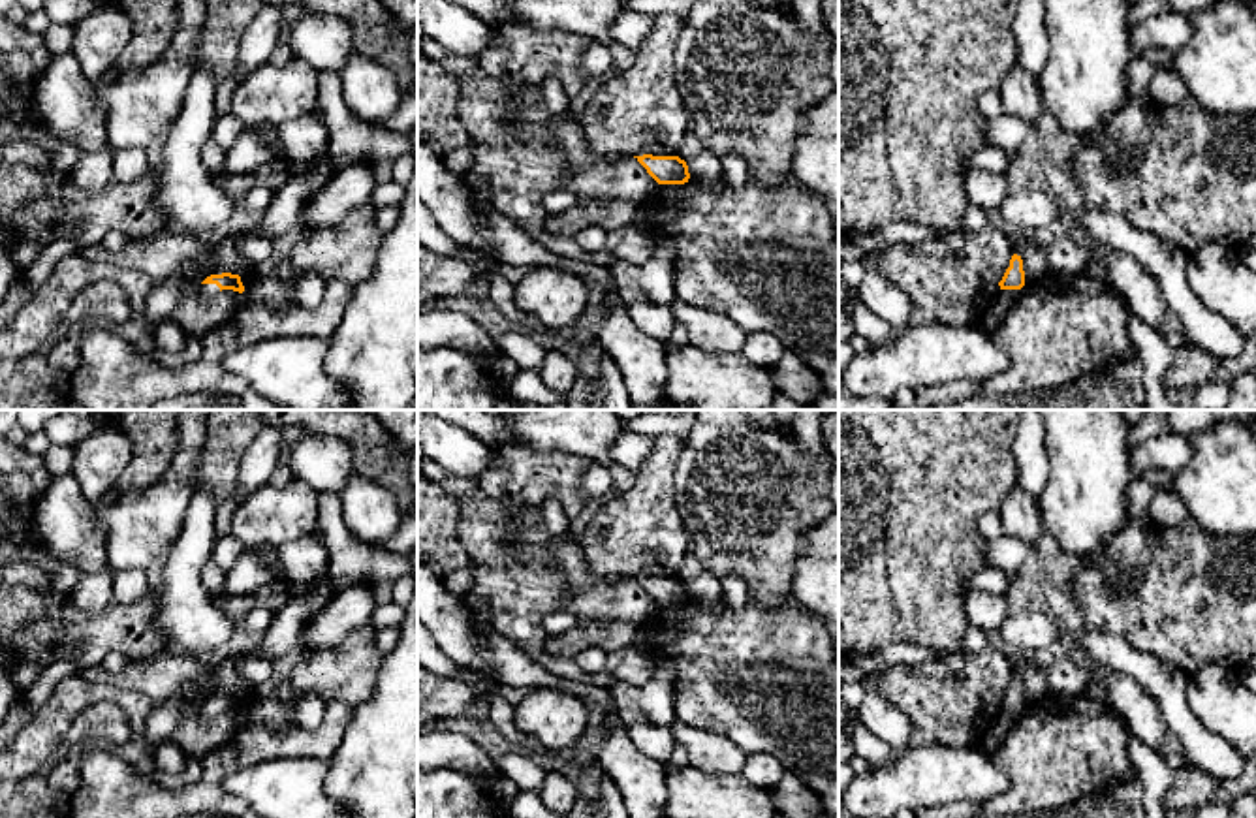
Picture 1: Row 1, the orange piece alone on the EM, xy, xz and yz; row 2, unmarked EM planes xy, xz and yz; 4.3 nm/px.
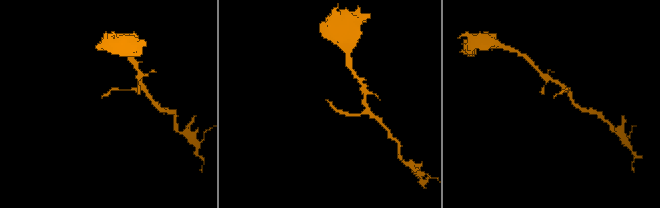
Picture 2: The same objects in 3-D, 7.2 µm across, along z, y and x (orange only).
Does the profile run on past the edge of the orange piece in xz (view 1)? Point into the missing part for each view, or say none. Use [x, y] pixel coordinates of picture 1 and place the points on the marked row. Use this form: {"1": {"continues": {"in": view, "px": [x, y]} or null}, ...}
{"1": {"continues": null}}

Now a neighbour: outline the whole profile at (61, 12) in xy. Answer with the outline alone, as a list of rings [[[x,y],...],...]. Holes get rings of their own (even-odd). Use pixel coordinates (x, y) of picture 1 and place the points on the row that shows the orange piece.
[[[47,0],[43,6],[51,24],[73,26],[90,11],[105,6],[107,0]]]

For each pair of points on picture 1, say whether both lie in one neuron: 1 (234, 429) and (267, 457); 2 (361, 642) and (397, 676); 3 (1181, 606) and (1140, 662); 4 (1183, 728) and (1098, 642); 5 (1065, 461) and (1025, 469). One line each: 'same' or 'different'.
1: different
2: different
3: different
4: same
5: different

